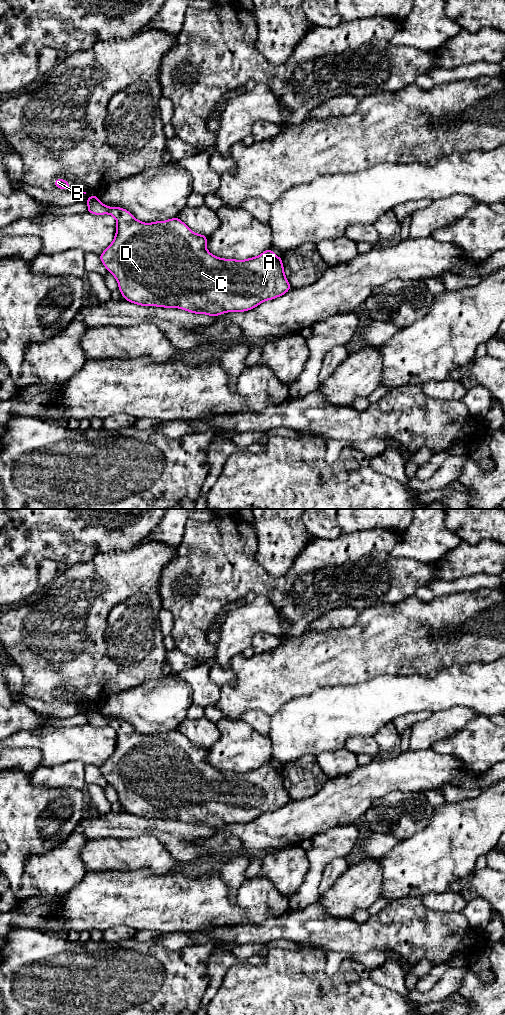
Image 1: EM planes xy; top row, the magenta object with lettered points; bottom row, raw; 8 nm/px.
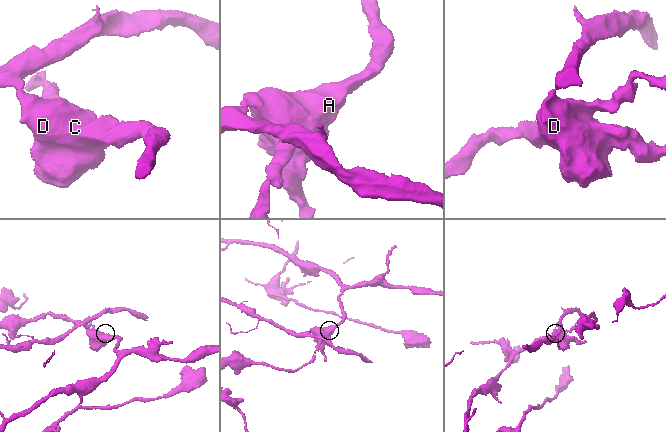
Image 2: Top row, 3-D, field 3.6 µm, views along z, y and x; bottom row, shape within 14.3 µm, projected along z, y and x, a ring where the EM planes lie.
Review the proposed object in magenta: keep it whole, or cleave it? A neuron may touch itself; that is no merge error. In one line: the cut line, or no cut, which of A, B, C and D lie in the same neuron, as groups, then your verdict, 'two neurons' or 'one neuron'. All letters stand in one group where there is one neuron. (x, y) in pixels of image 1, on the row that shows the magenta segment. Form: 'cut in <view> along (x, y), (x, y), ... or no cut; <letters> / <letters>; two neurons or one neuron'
cut in xy along (92, 196), (96, 197); A C D / B; two neurons

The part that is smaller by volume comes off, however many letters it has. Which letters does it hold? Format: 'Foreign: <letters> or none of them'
Foreign: B

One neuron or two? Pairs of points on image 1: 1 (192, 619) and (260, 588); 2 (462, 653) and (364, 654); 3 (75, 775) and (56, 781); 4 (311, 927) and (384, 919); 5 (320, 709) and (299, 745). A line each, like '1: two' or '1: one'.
1: one
2: one
3: one
4: one
5: one

